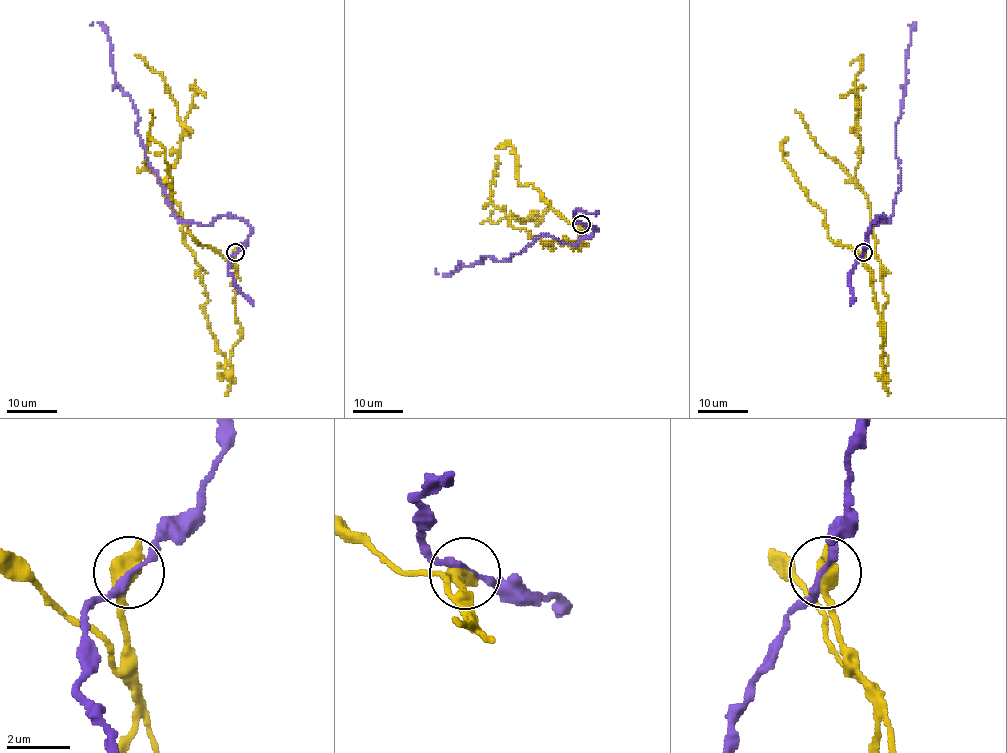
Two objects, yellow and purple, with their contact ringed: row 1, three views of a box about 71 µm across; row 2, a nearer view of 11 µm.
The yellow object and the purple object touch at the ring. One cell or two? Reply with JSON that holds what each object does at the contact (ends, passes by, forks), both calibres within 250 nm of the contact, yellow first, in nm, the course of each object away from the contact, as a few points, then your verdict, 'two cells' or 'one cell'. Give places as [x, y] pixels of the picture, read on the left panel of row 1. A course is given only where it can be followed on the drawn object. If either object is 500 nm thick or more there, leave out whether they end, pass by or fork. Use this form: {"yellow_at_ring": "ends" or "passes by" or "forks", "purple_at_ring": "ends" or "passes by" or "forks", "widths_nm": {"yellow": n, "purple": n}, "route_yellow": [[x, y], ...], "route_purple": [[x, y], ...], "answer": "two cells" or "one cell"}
{"widths_nm": {"yellow": 600, "purple": 190}, "route_yellow": [[236, 252], [241, 327], [231, 376], [209, 330], [181, 207], [163, 186], [183, 124], [148, 63]], "route_purple": [[236, 252], [249, 233], [244, 219], [181, 222], [172, 212], [134, 104], [115, 82], [108, 34], [90, 24]], "answer": "two cells"}

